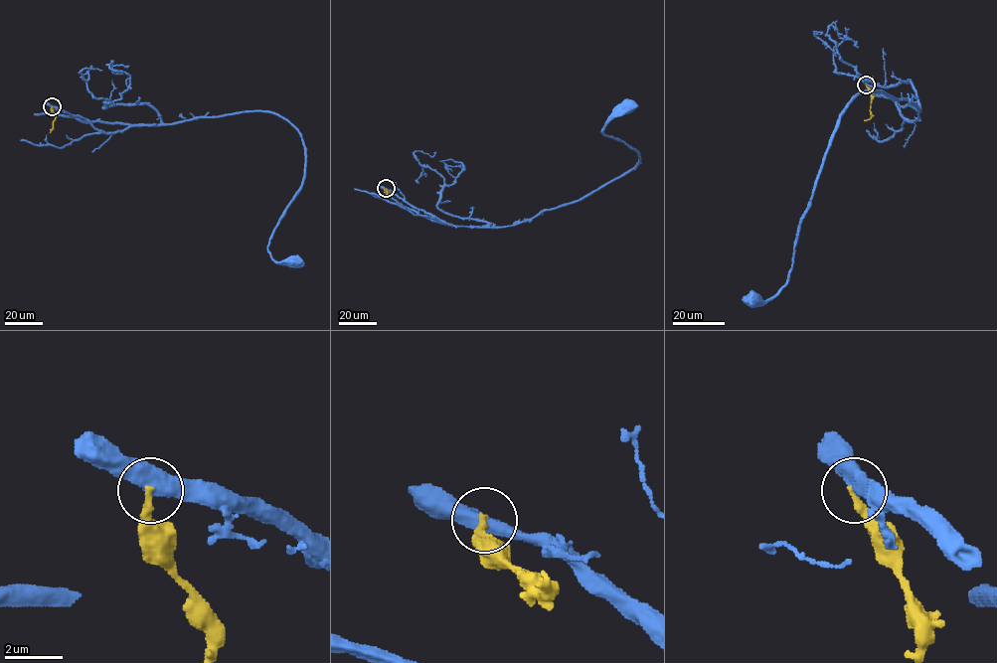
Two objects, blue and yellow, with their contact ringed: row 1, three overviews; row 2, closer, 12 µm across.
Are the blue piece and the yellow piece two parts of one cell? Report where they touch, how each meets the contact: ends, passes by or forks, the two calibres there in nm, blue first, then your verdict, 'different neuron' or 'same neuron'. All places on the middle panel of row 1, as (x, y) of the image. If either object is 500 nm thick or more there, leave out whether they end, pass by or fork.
(386, 188) | 550/260 nm | different neuron

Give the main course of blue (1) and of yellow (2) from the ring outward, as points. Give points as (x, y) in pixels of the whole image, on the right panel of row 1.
1: (866, 84), (918, 109), (879, 91), (861, 91), (851, 101), (801, 220), (787, 283), (768, 300), (749, 301)
2: (866, 84), (871, 97), (871, 116), (864, 120)

